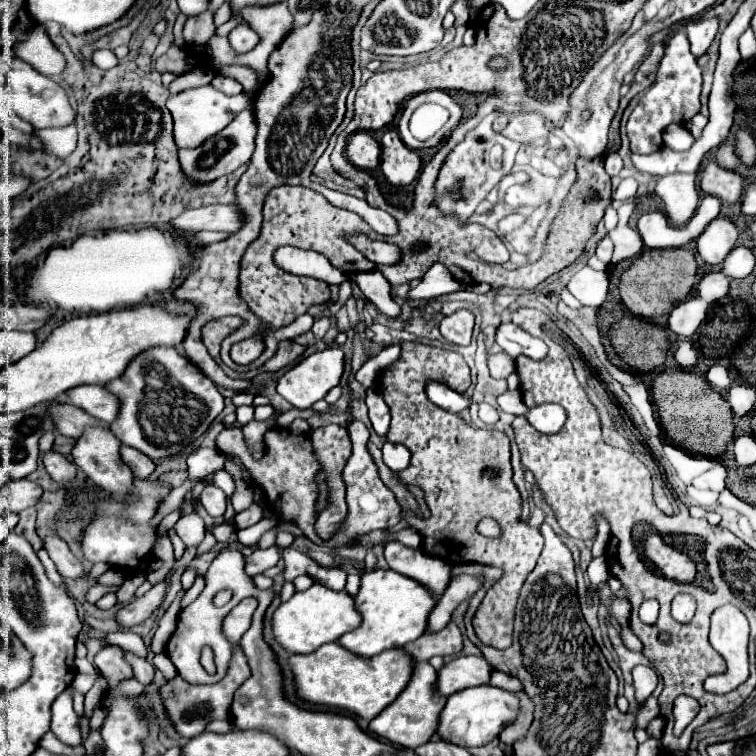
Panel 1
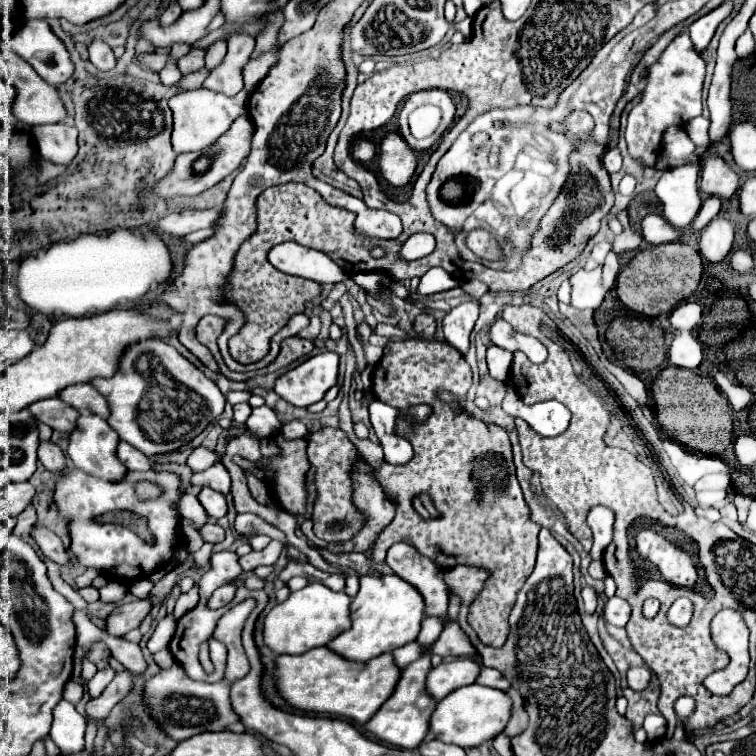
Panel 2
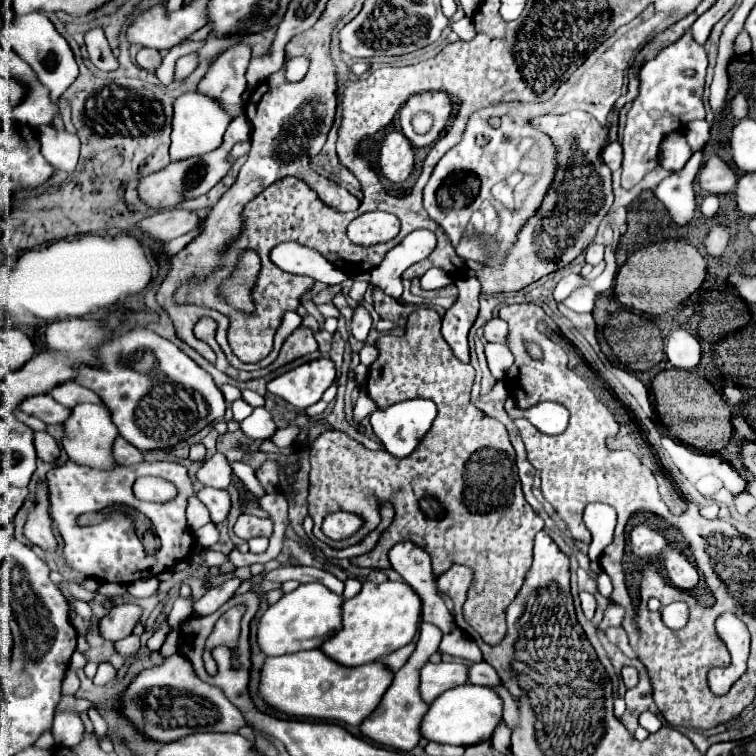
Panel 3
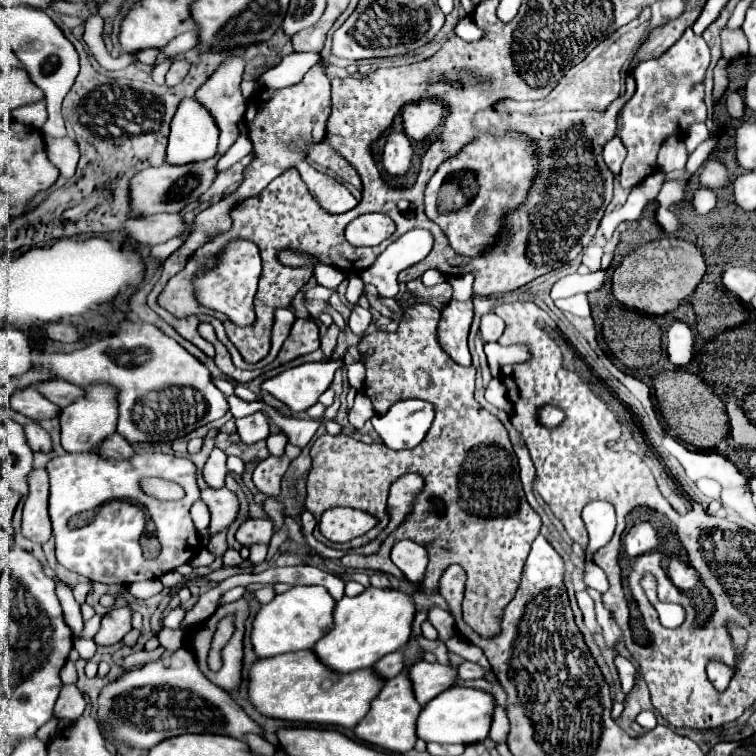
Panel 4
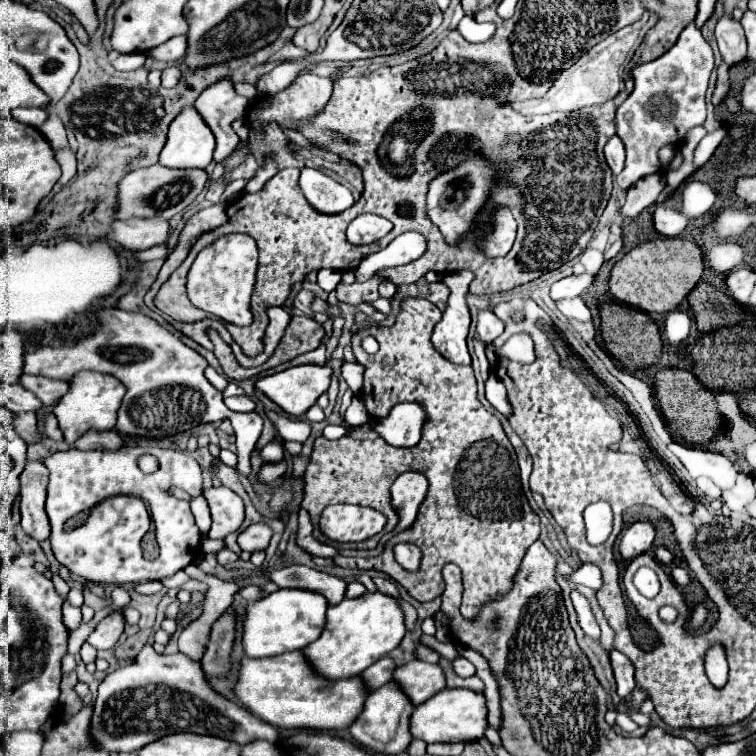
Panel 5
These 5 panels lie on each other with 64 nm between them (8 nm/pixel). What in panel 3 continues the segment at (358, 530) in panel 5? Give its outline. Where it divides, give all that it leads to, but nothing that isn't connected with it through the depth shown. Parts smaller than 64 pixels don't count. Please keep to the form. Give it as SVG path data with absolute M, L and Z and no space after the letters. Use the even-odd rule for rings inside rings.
M350 512L328 514L322 522L322 532L332 540L346 540L364 526L364 520Z

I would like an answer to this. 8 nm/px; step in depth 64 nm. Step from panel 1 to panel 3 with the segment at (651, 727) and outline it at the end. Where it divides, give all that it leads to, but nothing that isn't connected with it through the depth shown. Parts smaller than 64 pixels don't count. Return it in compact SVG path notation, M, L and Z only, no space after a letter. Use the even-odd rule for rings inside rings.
M645 711L640 714L639 725L646 729L650 734L657 732L662 727L662 723L657 715L650 711Z

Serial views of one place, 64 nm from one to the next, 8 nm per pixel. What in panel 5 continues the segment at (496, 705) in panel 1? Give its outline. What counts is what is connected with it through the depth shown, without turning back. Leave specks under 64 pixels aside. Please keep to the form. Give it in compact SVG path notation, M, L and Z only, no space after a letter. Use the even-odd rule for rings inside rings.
M444 688L420 706L414 708L410 716L410 734L412 738L430 742L468 742L480 740L486 728L486 700L484 694L466 690L466 688Z

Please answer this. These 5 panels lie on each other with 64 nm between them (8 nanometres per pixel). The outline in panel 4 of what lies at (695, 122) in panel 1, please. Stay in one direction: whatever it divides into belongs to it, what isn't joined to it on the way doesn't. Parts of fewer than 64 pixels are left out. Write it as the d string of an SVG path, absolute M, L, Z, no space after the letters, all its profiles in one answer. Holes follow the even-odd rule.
M692 124L688 130L686 130L686 136L684 136L684 144L686 144L686 150L688 152L694 152L694 148L704 140L708 138L710 132L706 128L706 124Z

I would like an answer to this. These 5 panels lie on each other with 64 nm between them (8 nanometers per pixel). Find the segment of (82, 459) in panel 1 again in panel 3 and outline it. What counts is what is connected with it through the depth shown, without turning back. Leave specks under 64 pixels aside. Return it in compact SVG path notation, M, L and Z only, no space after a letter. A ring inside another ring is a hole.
M104 402L78 404L72 408L72 416L68 418L68 424L64 424L62 448L76 462L106 470L106 468L114 466L114 458L110 454L110 448L112 448L112 442L116 436L118 436L118 428L116 428L116 424L112 424L112 414L108 412L108 406L104 406Z

